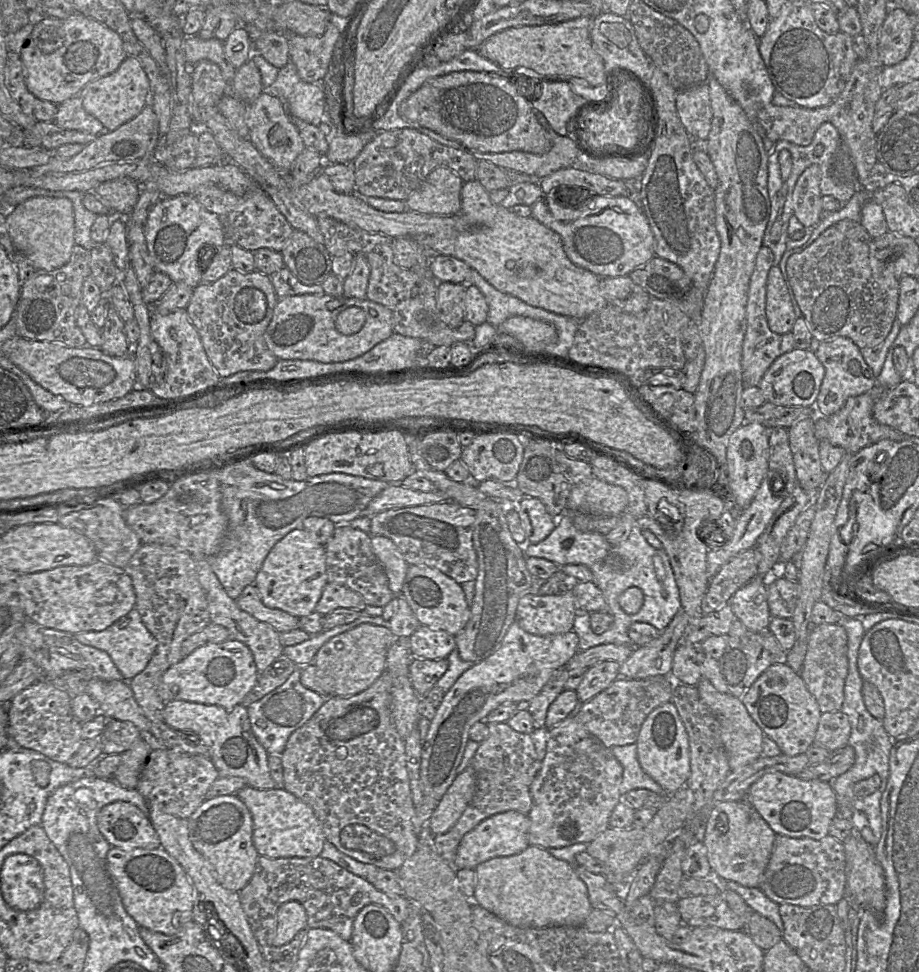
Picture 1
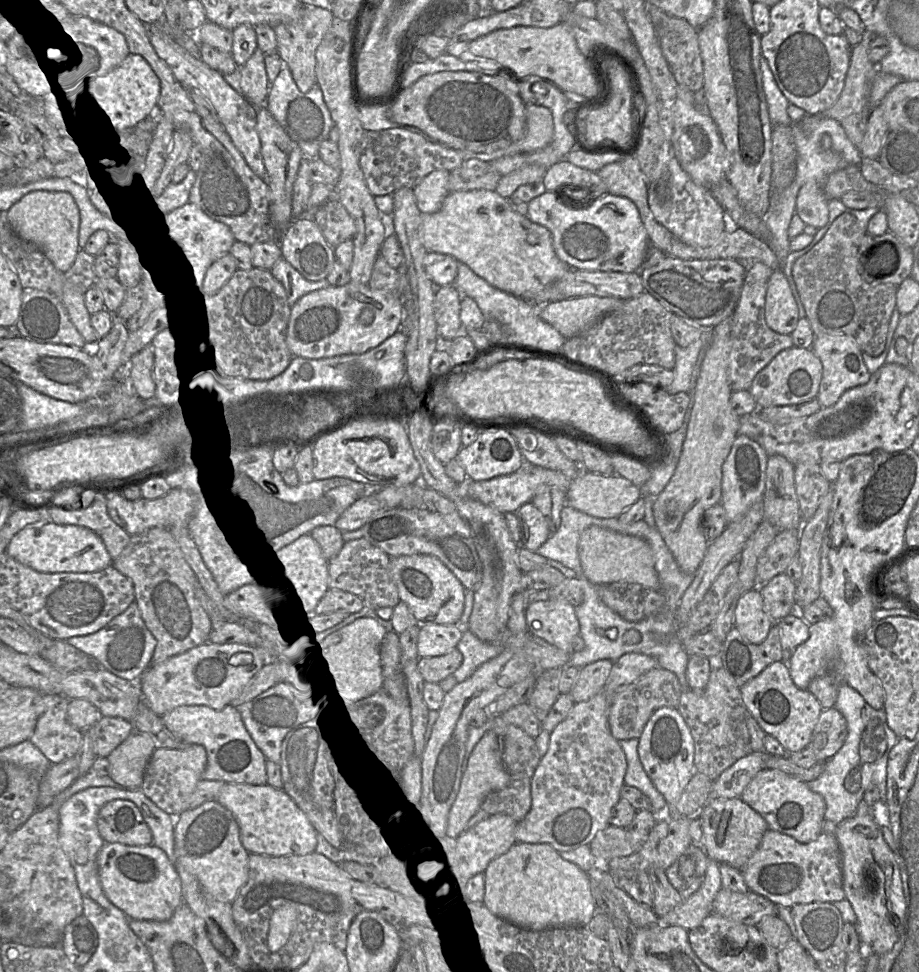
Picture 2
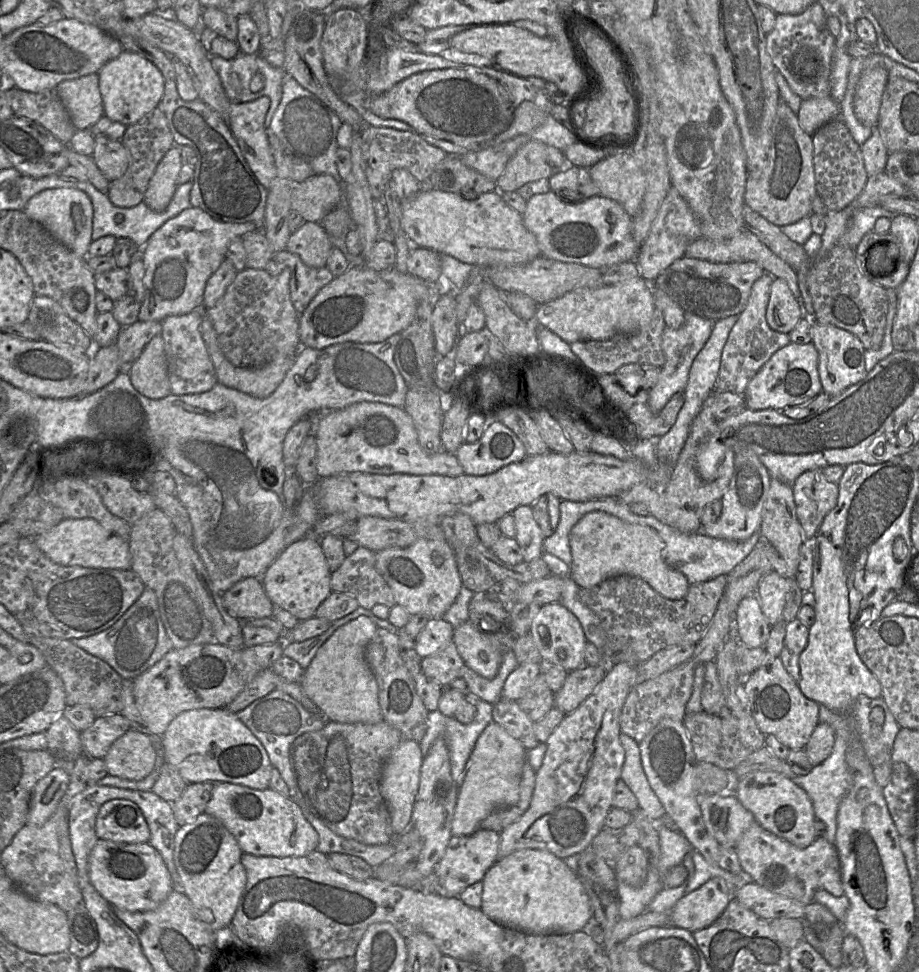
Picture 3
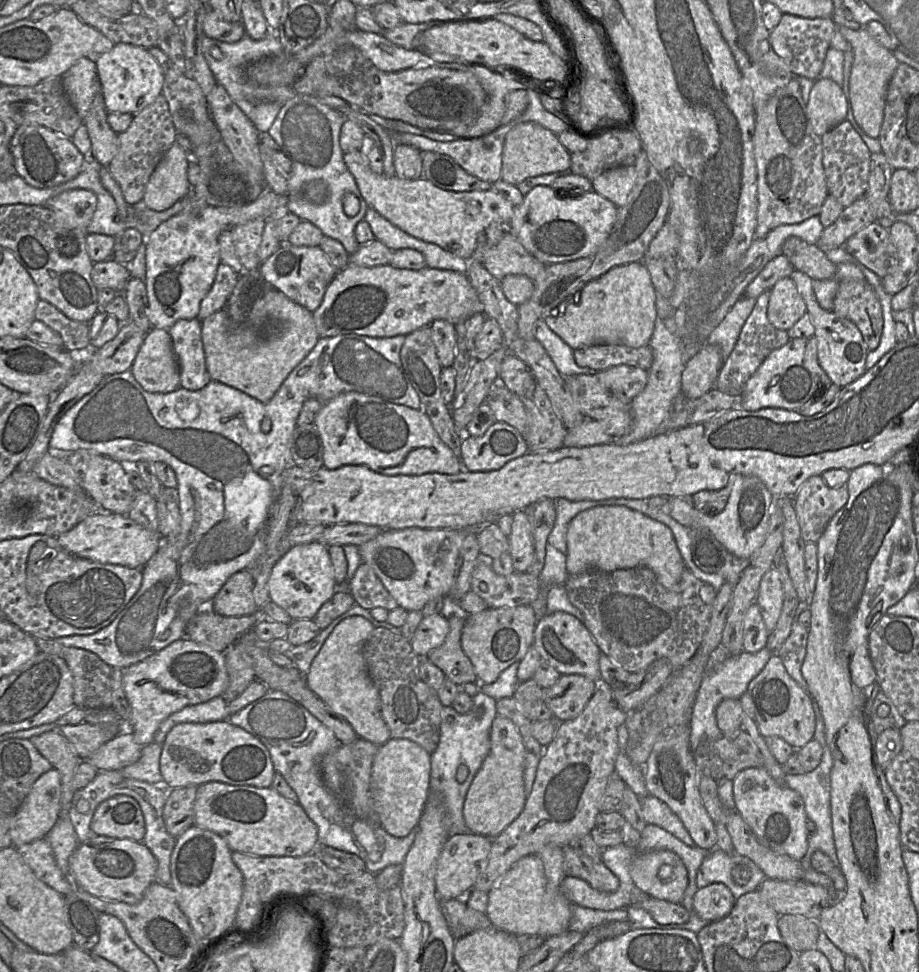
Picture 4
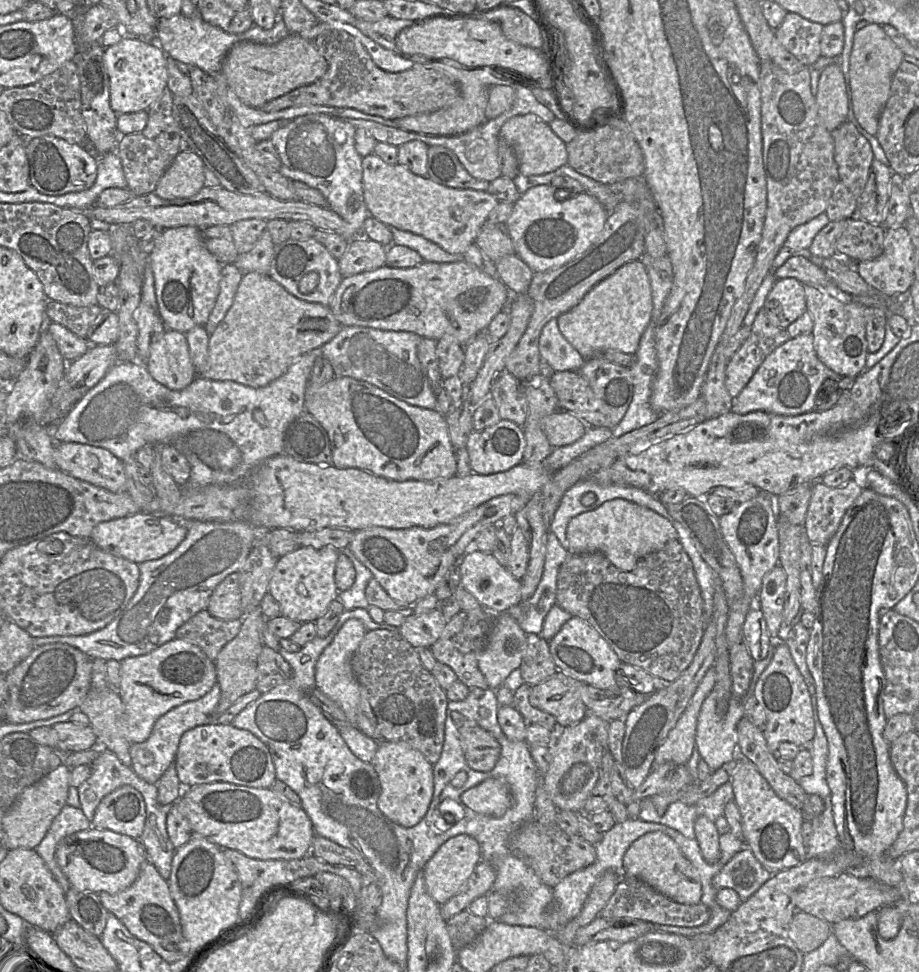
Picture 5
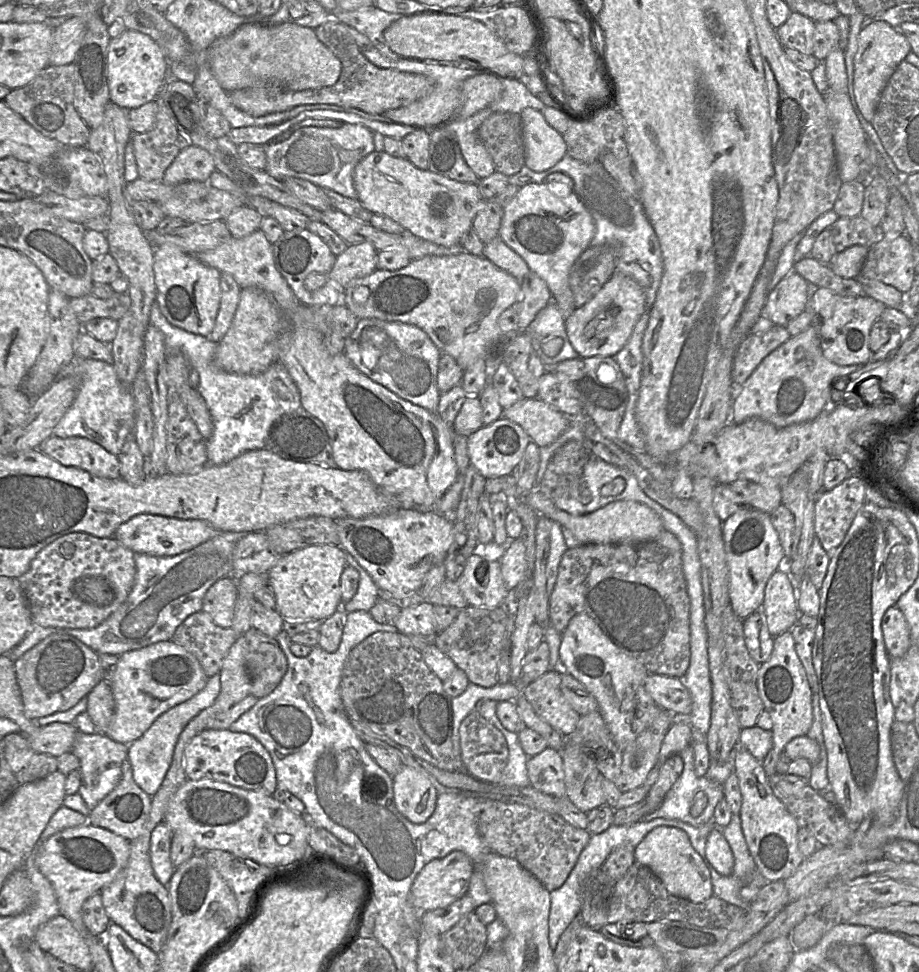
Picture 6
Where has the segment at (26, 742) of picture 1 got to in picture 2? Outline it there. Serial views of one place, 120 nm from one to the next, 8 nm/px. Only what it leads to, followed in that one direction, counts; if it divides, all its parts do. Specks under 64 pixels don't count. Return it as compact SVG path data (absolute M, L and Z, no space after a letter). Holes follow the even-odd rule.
M44 694L45 711L38 718L35 730L29 739L50 761L58 764L76 756L82 746L83 731L72 726L67 719L70 700L57 694Z

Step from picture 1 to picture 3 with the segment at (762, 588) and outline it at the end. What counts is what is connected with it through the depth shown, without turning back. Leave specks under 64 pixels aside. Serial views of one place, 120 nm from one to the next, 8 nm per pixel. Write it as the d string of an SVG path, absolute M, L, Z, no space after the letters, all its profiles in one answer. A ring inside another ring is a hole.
M756 594L741 600L735 612L735 635L739 643L750 648L760 647L767 641L771 628Z

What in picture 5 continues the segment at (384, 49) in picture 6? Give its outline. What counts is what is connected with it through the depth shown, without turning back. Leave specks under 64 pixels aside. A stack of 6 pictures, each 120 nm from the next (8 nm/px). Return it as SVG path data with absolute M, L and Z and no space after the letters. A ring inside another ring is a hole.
M388 15L376 22L357 19L355 27L382 47L391 51L397 51L396 36L402 29L412 26L414 23L415 21L412 20L396 19Z

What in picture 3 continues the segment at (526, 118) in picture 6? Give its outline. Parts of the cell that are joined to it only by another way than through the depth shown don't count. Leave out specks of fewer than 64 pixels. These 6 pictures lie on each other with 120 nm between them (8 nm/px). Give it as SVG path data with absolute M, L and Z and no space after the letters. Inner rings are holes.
M538 140L524 144L497 180L500 193L517 191L526 183L554 176L574 166L564 152Z

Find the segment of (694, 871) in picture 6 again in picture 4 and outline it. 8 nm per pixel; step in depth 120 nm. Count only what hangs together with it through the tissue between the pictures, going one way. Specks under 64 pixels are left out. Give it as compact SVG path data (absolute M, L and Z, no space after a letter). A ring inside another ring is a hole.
M668 850L638 853L631 863L630 875L638 890L671 903L681 904L688 885L683 861Z

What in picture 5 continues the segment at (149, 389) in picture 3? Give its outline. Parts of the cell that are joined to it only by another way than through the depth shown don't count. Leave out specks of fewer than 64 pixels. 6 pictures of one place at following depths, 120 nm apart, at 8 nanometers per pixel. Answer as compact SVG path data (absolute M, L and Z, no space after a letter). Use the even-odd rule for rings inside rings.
M165 330L161 338L151 345L144 365L153 379L171 390L186 388L196 377L185 334L175 330Z

